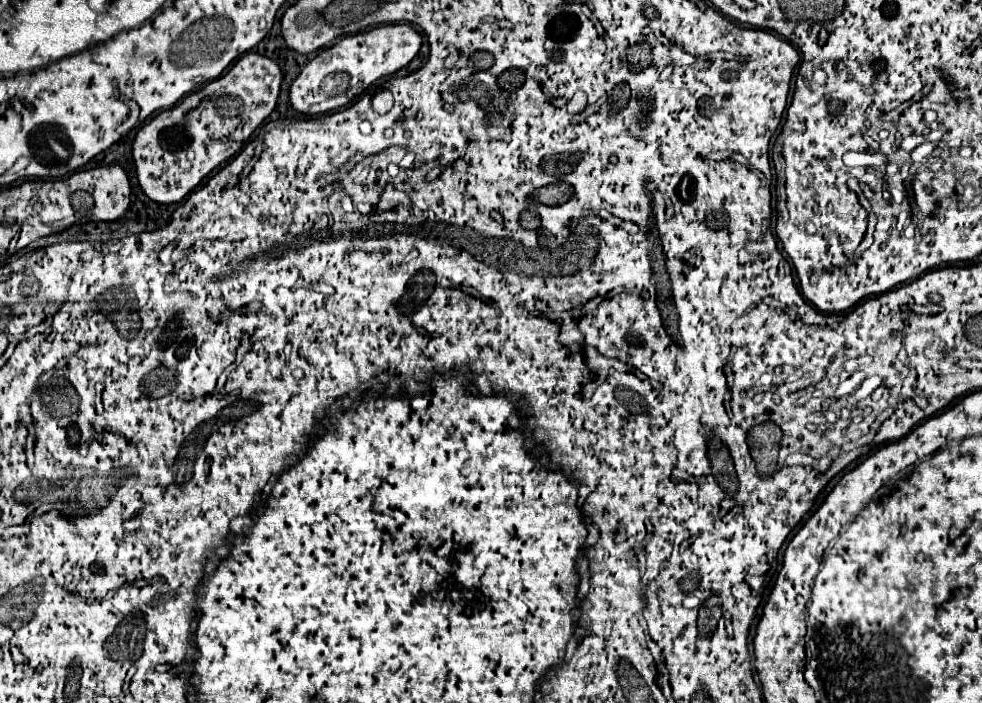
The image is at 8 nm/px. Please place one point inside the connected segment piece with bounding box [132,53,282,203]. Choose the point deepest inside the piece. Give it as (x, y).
(180, 146)

